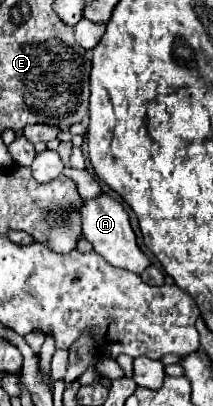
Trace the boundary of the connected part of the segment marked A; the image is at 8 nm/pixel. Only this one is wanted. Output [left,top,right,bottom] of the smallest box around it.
[82,194,150,274]

